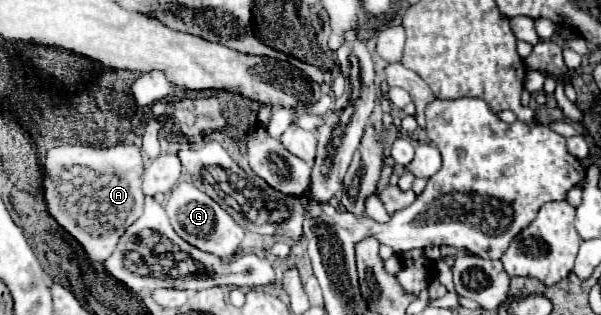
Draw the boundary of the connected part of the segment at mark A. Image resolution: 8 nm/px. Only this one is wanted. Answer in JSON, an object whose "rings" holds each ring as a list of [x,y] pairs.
{"rings":[[[120,142],[110,148],[96,148],[96,146],[58,146],[52,148],[44,160],[44,202],[50,216],[84,248],[86,256],[92,262],[104,262],[110,252],[114,252],[122,232],[142,214],[144,208],[144,194],[142,194],[142,174],[144,174],[144,160],[142,152],[136,144]]]}

